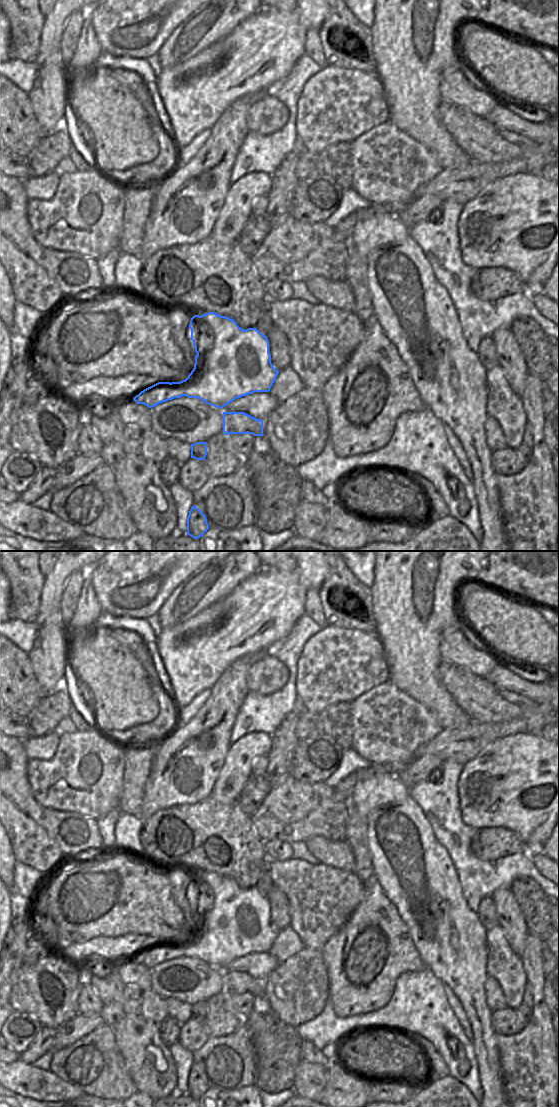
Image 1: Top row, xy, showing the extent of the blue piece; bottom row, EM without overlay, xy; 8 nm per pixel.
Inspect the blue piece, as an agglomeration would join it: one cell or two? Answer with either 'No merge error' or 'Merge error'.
Merge error.

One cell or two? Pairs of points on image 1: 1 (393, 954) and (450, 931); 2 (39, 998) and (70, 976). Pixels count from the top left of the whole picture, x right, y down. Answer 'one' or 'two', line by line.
1: two
2: one

